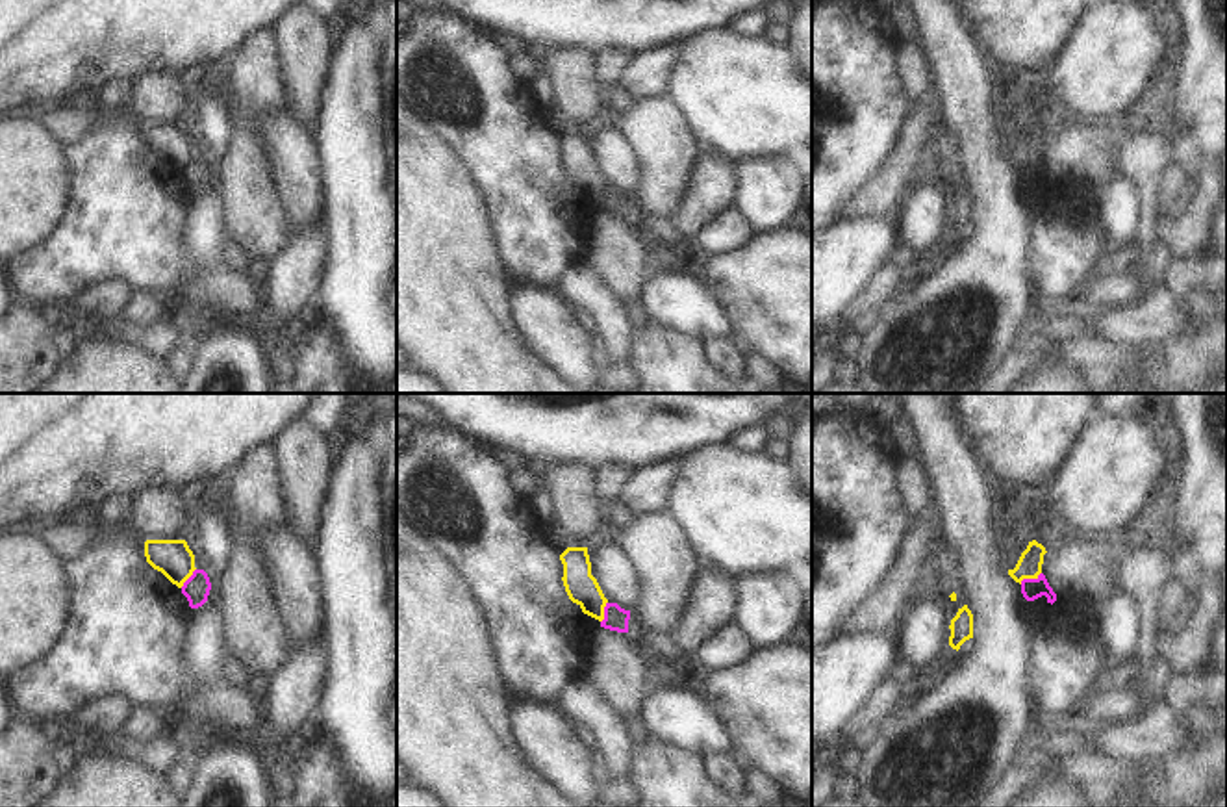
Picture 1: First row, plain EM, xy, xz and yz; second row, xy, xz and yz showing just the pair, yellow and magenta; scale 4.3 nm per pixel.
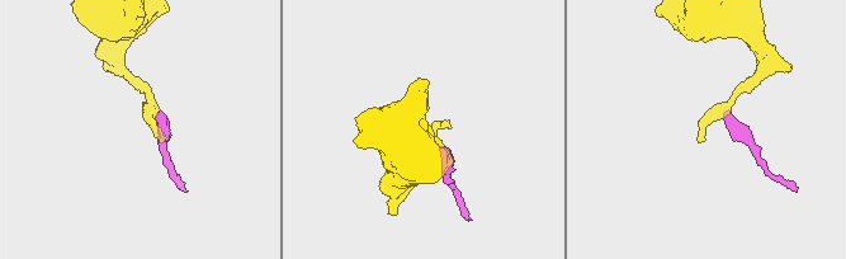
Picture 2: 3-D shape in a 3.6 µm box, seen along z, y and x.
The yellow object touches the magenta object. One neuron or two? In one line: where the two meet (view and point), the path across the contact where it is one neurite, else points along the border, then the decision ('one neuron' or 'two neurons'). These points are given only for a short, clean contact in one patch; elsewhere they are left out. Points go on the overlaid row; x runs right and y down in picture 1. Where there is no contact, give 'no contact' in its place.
yz (1029, 577) | along yz (1040, 572), (1020, 583) | two neurons

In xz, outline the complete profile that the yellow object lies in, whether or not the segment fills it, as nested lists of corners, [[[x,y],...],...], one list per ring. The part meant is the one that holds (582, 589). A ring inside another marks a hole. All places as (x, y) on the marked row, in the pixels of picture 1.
[[[567,547],[560,555],[560,560],[563,564],[562,581],[569,599],[576,603],[584,614],[602,621],[608,599],[591,575],[588,547]]]

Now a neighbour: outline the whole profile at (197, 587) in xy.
[[[195,570],[182,586],[182,594],[187,597],[191,608],[202,607],[208,601],[209,590],[211,583],[204,570]]]

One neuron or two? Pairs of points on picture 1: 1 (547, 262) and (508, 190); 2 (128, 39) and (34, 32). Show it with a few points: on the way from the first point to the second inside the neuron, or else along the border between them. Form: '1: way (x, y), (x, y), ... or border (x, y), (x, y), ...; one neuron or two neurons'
1: way (538, 243), (538, 219), (527, 208); one neuron
2: way (104, 32), (58, 32); one neuron

